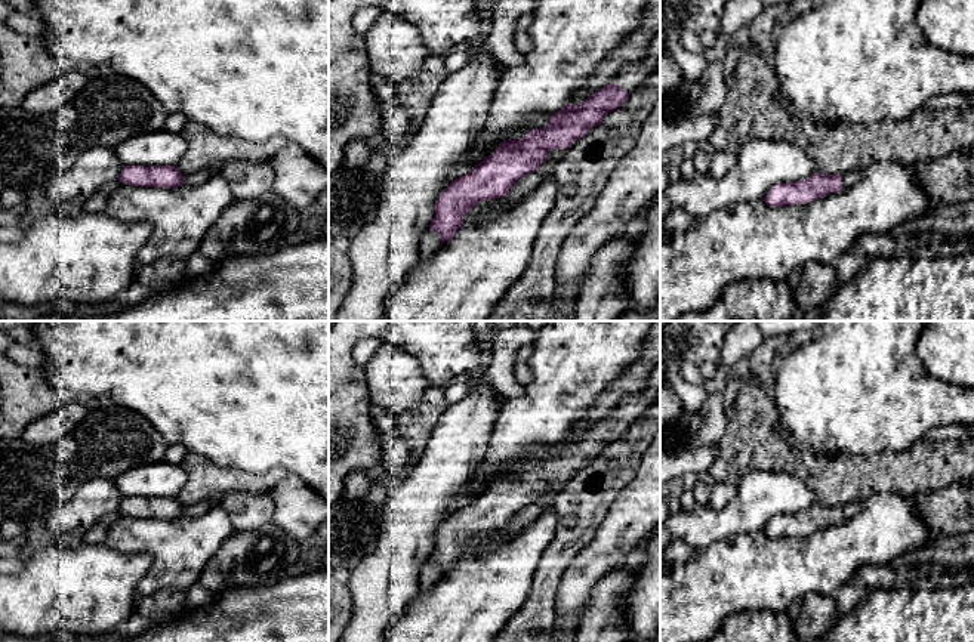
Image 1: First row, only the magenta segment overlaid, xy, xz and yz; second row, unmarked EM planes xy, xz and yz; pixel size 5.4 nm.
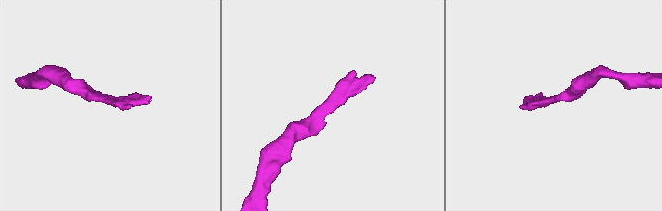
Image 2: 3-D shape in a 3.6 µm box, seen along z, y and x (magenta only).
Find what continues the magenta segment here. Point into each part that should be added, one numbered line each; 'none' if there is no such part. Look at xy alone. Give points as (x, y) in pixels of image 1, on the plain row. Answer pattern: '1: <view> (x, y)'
none

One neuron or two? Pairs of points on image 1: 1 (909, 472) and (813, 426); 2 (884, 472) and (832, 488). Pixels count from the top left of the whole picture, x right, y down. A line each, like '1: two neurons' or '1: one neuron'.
1: two neurons
2: one neuron

